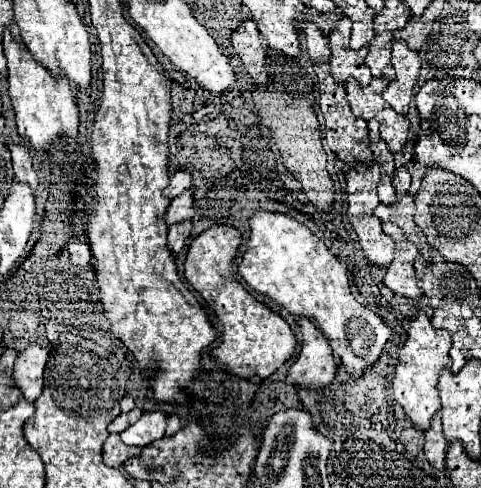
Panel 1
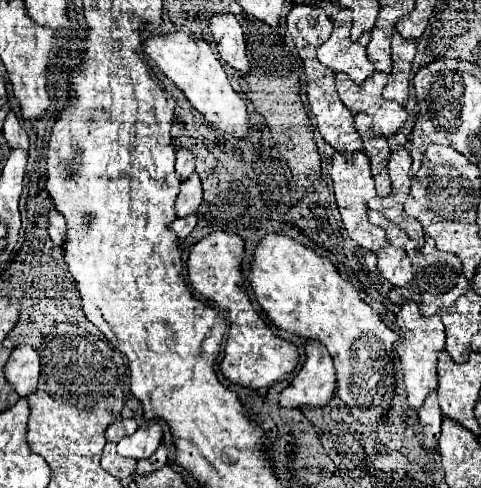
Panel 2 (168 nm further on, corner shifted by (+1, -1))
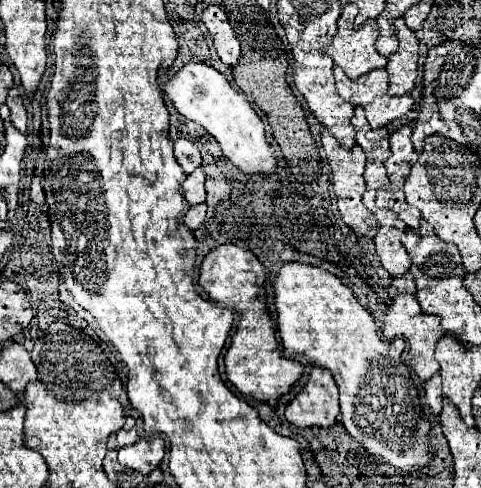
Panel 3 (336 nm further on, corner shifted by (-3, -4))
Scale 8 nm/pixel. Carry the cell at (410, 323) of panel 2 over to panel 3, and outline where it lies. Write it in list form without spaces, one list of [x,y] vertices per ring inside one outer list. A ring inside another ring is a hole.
[[[399,294],[391,300],[389,308],[387,308],[387,314],[385,314],[385,324],[383,324],[383,334],[385,338],[403,338],[407,344],[409,344],[409,352],[407,352],[407,360],[409,364],[413,364],[413,370],[415,374],[425,382],[429,380],[435,372],[439,372],[439,364],[437,360],[433,358],[433,350],[435,350],[435,344],[437,340],[445,334],[443,328],[441,328],[441,318],[437,316],[431,316],[431,314],[423,314],[419,312],[419,304],[415,300],[413,294]]]

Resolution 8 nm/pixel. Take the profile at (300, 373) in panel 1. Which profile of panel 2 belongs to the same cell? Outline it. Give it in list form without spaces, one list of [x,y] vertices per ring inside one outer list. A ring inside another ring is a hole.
[[[307,341],[305,363],[295,379],[281,391],[279,403],[283,407],[321,407],[327,405],[335,391],[335,369],[333,359],[325,345]]]

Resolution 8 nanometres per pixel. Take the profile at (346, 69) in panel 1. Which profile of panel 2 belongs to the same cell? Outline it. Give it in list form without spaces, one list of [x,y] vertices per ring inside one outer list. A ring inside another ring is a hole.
[[[343,9],[333,19],[331,37],[317,49],[317,59],[329,67],[333,73],[347,73],[355,83],[363,83],[369,75],[373,75],[373,63],[367,59],[367,43],[369,33],[365,33],[359,41],[349,39],[349,29],[352,25],[352,14]]]

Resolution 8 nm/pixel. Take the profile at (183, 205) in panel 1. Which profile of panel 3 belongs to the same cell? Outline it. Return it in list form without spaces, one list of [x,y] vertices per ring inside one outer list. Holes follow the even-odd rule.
[[[201,166],[195,172],[187,174],[187,178],[183,182],[183,196],[189,202],[189,206],[205,202],[205,188],[203,188],[203,184],[205,184],[205,172],[203,172]]]

